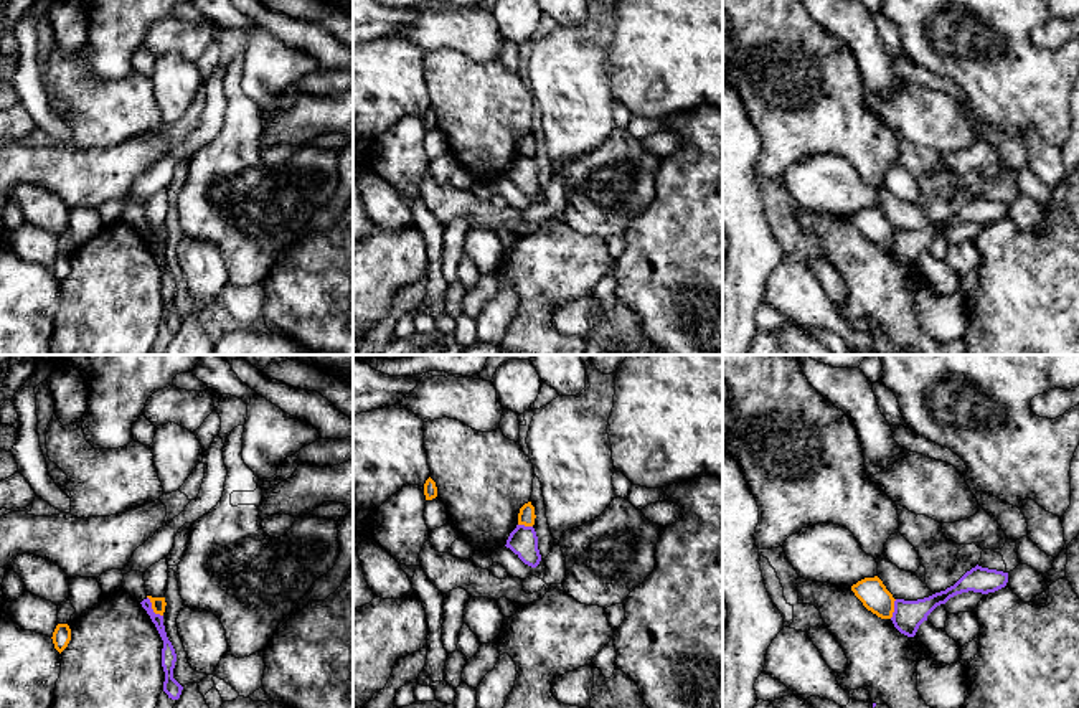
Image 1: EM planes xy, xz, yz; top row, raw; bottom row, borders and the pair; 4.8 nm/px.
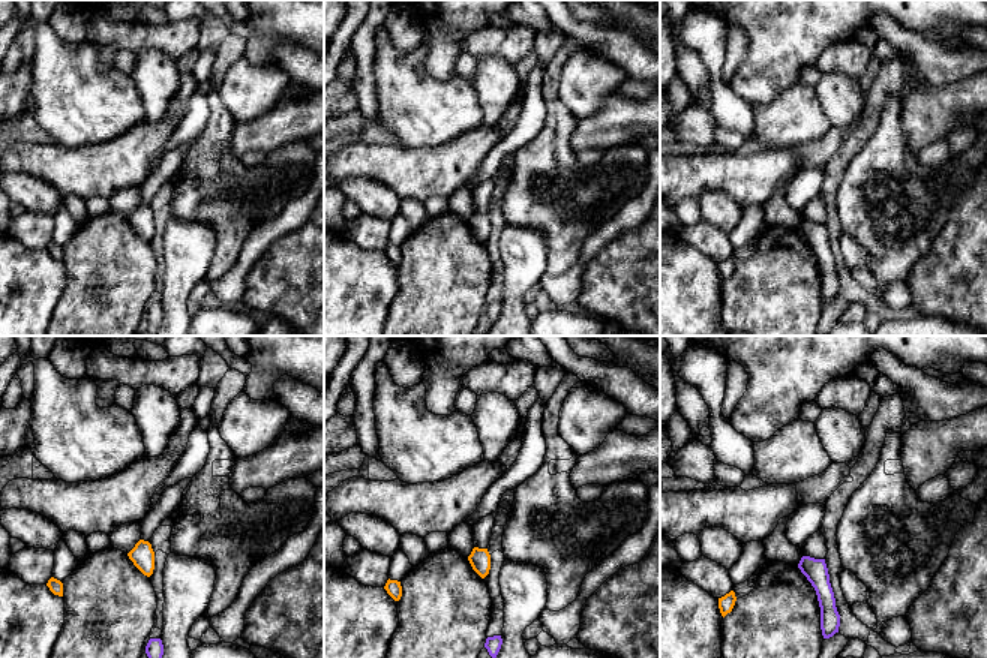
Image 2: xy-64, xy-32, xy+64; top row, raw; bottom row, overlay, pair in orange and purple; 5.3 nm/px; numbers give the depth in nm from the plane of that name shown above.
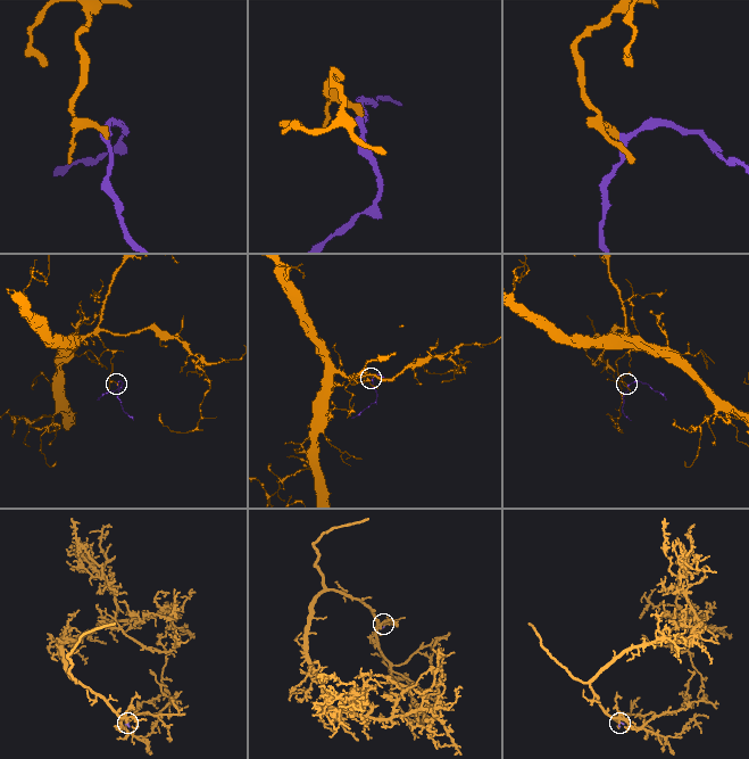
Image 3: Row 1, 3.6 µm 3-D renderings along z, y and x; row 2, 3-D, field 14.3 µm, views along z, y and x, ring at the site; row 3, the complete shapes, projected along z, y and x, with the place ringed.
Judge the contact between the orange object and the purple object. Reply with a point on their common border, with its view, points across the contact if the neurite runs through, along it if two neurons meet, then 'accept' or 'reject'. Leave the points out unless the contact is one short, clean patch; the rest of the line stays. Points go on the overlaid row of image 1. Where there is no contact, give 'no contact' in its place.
meets orange in xy at (152, 608); border along xy (147, 596), (152, 609), (162, 616); reject

